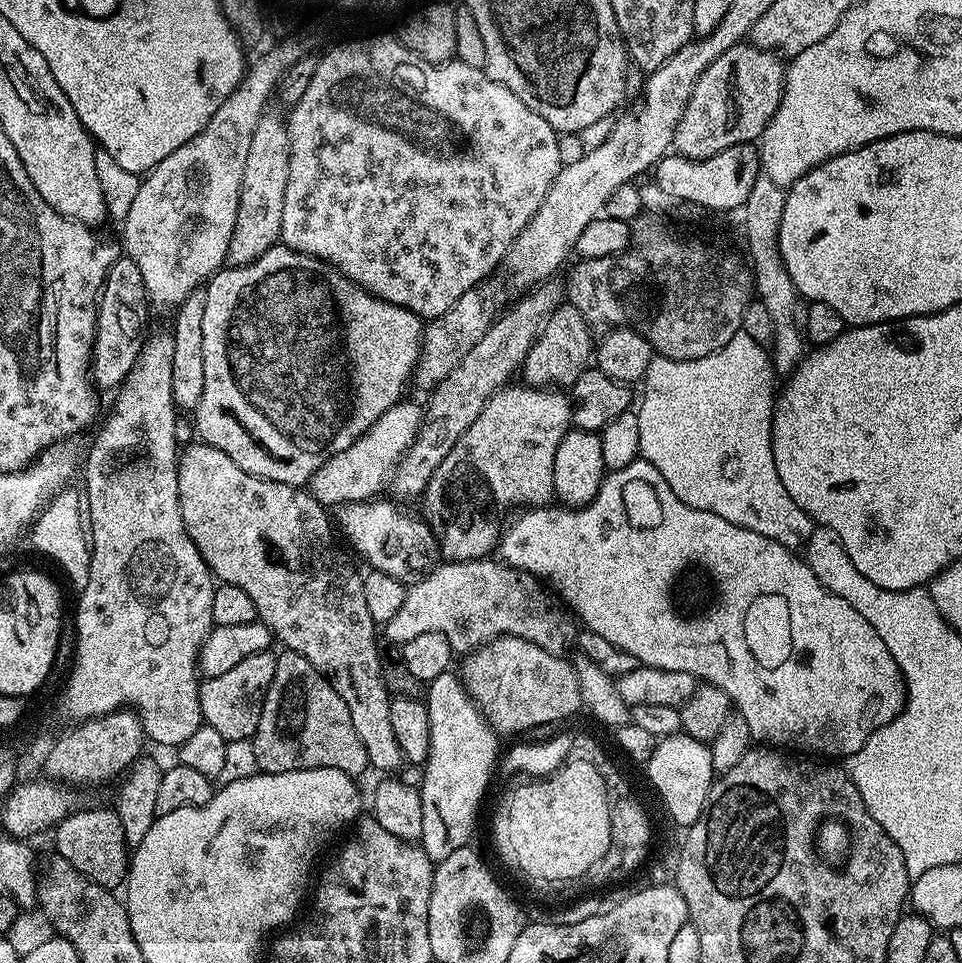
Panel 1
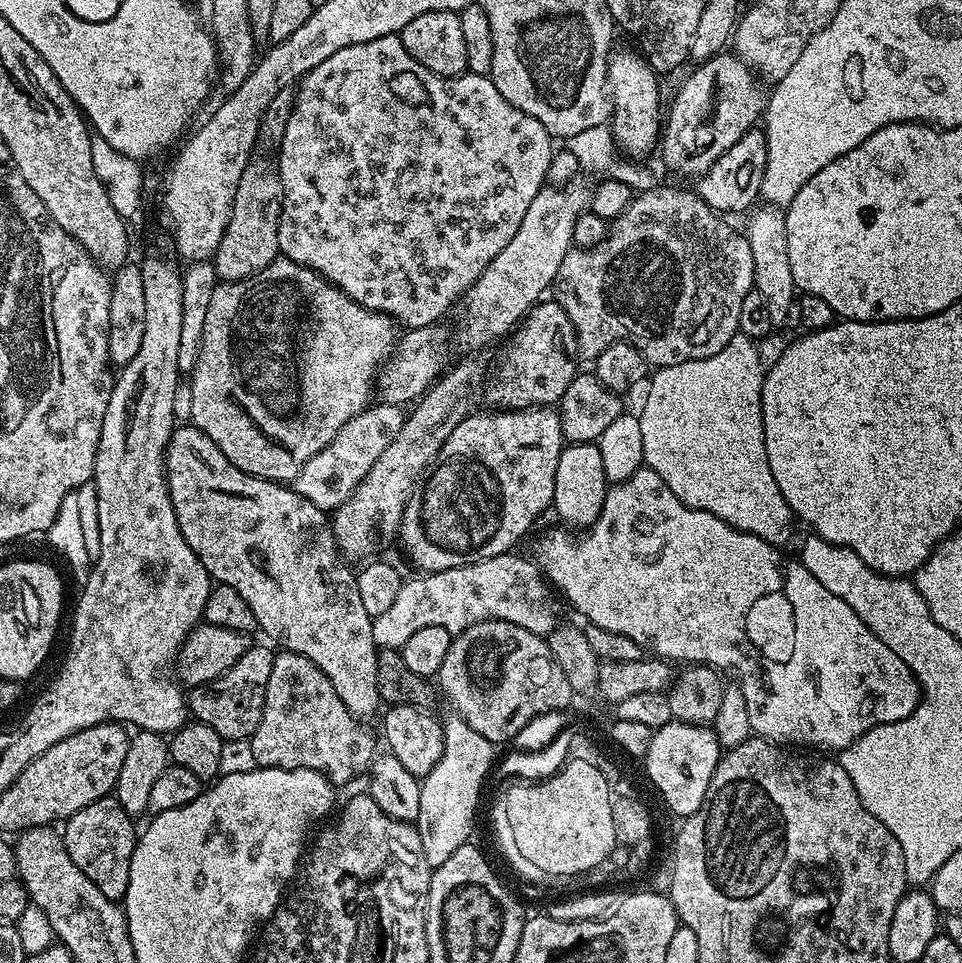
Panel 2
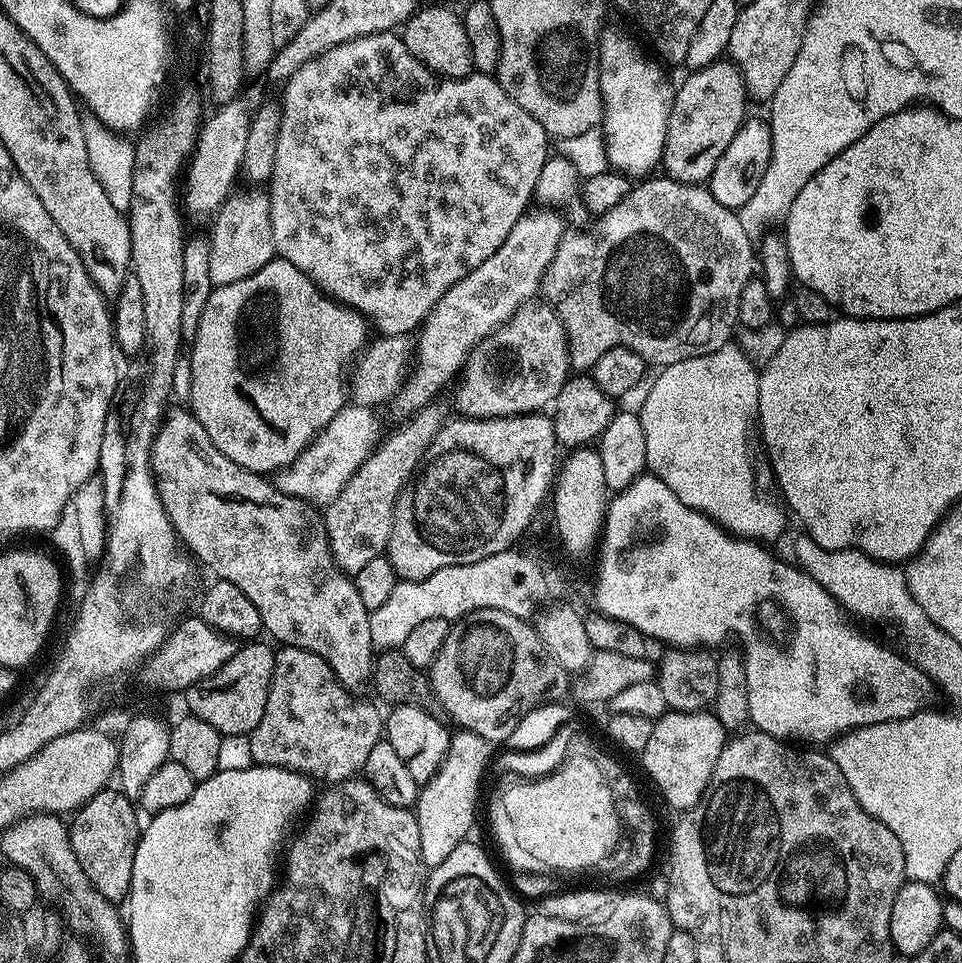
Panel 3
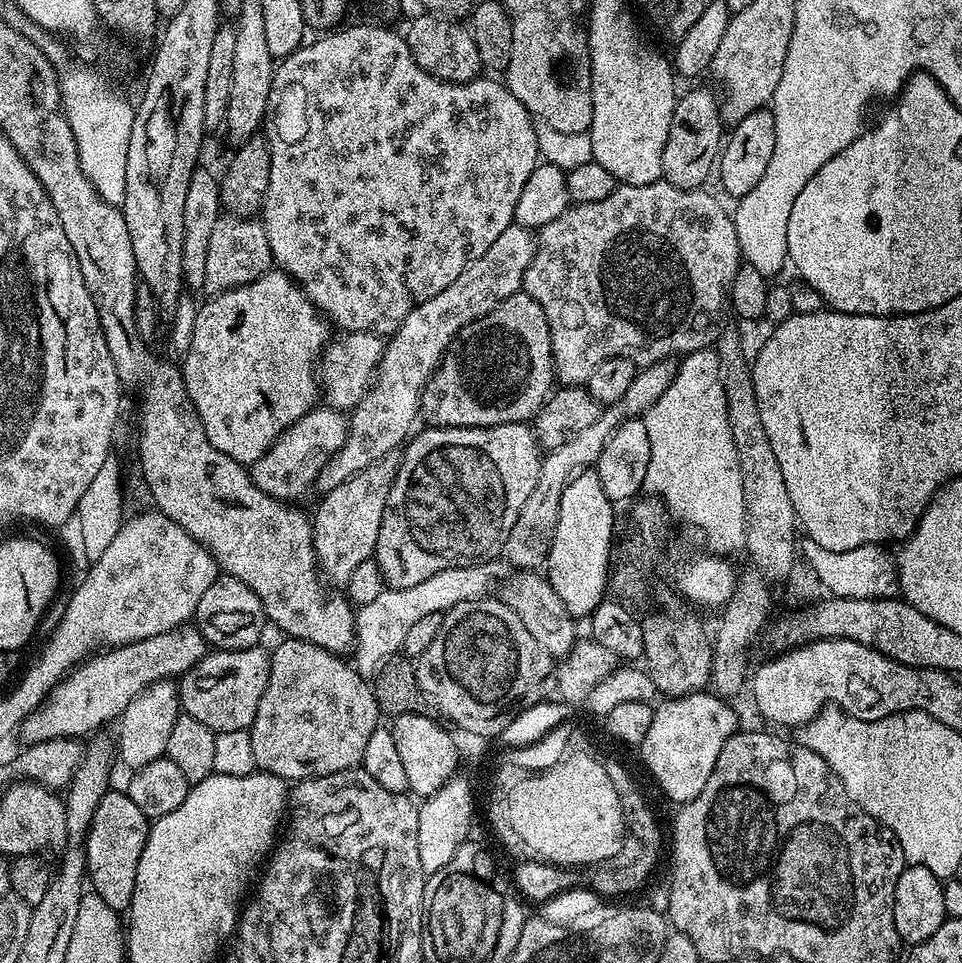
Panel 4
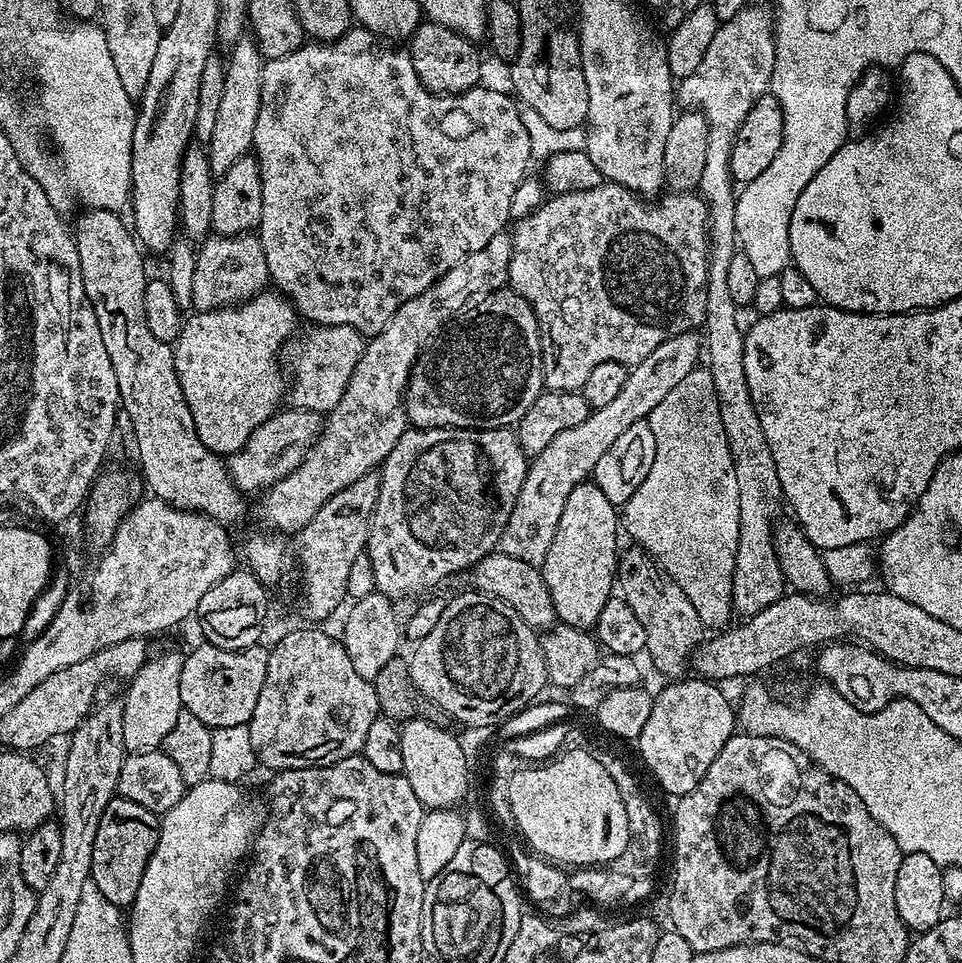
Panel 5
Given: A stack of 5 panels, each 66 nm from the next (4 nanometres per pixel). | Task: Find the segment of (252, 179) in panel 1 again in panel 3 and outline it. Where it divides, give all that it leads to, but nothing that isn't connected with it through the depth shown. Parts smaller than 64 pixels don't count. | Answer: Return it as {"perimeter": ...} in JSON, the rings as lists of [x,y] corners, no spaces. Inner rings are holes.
{"perimeter":[[[248,190],[239,195],[233,194],[224,201],[221,208],[215,209],[216,221],[212,224],[212,234],[207,237],[210,250],[210,282],[213,286],[242,282],[242,278],[250,278],[250,274],[258,274],[262,266],[266,266],[276,256],[274,246],[274,230],[270,226],[270,202],[264,190]]]}

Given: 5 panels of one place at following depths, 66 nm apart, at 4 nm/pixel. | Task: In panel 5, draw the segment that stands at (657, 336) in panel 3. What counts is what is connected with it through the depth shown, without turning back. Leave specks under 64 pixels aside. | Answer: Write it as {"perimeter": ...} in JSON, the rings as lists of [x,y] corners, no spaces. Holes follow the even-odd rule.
{"perimeter":[[[601,182],[590,190],[574,190],[552,194],[545,199],[540,208],[528,217],[515,221],[511,229],[512,257],[508,267],[508,284],[534,310],[540,327],[540,353],[544,356],[544,386],[554,392],[575,392],[583,389],[586,377],[594,370],[594,366],[602,366],[602,362],[618,362],[629,366],[642,362],[653,352],[654,346],[666,342],[669,336],[677,336],[683,332],[699,329],[705,323],[707,314],[708,290],[708,206],[699,195],[686,192],[664,194],[658,202],[652,203],[641,198],[621,184]]]}

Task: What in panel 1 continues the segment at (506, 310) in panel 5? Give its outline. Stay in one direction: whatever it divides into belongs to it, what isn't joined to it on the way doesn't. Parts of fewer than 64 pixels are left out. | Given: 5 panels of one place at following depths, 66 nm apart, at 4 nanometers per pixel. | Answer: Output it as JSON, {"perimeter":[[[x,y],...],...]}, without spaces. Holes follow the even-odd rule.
{"perimeter":[[[567,302],[550,314],[540,337],[526,354],[522,365],[522,380],[533,388],[571,389],[573,382],[589,367],[594,356],[594,336],[586,317],[576,307]],[[524,376],[524,377],[523,377]]]}

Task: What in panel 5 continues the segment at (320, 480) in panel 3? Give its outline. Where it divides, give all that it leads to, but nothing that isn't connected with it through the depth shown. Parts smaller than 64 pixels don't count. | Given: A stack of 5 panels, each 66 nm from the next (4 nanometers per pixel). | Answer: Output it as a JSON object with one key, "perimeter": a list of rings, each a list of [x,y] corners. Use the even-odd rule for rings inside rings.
{"perimeter":[[[291,406],[276,411],[266,422],[262,422],[262,426],[258,426],[258,430],[254,430],[254,434],[250,434],[243,450],[227,457],[228,471],[236,481],[237,488],[241,493],[249,494],[248,492],[258,492],[281,480],[303,460],[304,453],[321,428],[322,416],[319,412],[308,412],[305,408]]]}

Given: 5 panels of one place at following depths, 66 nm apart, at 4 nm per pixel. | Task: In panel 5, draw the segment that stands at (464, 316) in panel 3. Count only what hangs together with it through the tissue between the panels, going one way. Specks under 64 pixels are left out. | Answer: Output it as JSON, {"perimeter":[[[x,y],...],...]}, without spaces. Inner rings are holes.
{"perimeter":[[[507,231],[494,234],[482,250],[474,250],[422,294],[407,300],[394,318],[390,318],[388,325],[365,343],[362,358],[358,358],[358,366],[354,366],[354,374],[338,406],[327,413],[322,431],[304,453],[303,460],[288,475],[263,489],[260,516],[268,527],[265,529],[276,534],[301,532],[306,522],[310,522],[310,518],[314,518],[314,514],[318,514],[338,490],[346,490],[350,482],[358,482],[358,478],[379,469],[409,427],[402,397],[408,386],[408,377],[421,359],[428,339],[440,327],[443,329],[449,321],[459,317],[467,309],[464,308],[467,304],[468,307],[475,305],[481,296],[505,287],[511,257],[511,235]]]}

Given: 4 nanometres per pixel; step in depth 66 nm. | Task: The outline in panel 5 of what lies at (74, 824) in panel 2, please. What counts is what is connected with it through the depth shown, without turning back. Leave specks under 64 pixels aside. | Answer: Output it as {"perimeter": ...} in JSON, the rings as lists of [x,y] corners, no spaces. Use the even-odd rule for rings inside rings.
{"perimeter":[[[113,798],[110,806],[106,806],[105,812],[102,813],[102,822],[98,822],[98,834],[94,837],[94,858],[90,877],[91,884],[102,890],[106,902],[114,902],[114,906],[122,910],[131,909],[138,894],[138,886],[142,886],[142,874],[146,874],[146,868],[156,850],[159,837],[160,820],[157,813],[123,798]]]}

